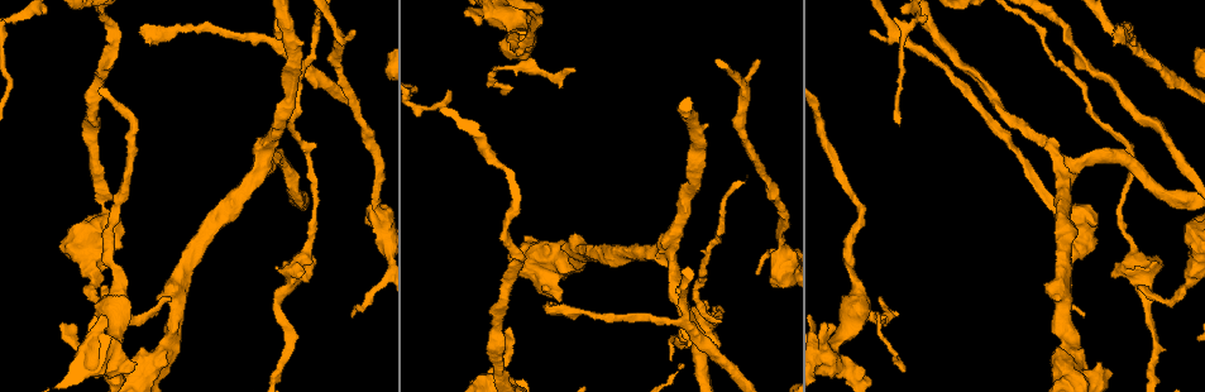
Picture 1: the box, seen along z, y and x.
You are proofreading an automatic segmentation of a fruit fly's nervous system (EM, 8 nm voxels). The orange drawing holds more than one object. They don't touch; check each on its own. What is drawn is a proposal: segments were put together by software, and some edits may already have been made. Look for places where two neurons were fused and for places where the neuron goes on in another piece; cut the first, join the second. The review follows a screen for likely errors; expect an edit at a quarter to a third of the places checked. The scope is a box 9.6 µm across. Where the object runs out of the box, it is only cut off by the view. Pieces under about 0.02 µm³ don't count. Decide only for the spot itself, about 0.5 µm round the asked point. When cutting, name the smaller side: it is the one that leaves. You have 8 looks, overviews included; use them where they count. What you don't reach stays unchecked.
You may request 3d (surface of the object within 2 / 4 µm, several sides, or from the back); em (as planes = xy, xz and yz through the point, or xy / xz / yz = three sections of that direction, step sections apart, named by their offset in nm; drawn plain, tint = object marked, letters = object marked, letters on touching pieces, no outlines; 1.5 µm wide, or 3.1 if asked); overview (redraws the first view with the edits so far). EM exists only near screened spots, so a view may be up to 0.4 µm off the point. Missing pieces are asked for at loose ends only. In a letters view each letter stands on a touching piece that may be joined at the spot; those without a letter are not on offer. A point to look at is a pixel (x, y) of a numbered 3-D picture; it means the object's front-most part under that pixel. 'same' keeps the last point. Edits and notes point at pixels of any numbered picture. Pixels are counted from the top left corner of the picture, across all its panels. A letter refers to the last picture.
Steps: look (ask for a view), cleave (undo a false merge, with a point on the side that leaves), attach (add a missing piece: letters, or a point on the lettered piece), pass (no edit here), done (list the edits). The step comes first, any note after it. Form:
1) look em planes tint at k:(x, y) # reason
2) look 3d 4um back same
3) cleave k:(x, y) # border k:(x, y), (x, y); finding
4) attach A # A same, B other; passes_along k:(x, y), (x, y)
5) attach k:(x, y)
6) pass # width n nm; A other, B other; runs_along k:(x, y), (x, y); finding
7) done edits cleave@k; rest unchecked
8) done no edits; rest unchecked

look em planes letters at 1:(299, 277) # an open end

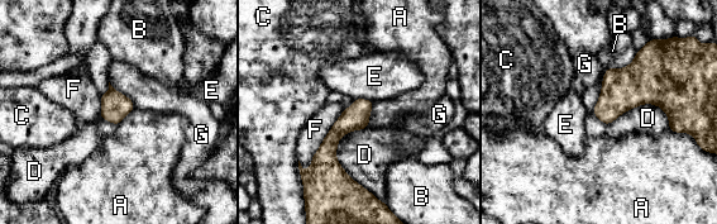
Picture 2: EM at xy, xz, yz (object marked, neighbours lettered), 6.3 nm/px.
pass # A other, B other, C other, D other, E other, F other, G other; runs_along 2:(362, 101), (330, 141), (330, 166), (357, 189); no lettered piece goes on from it

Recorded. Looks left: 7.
look 3d 2um at 1:(1138, 287) # tapers out

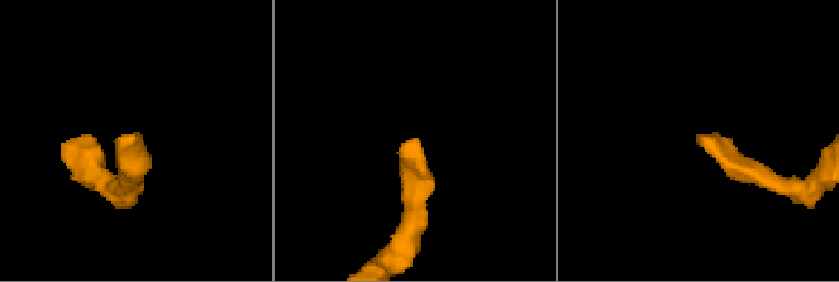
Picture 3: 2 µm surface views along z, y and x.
look em xz step 4 letters at 3:(409, 141) # shape alone is not enough

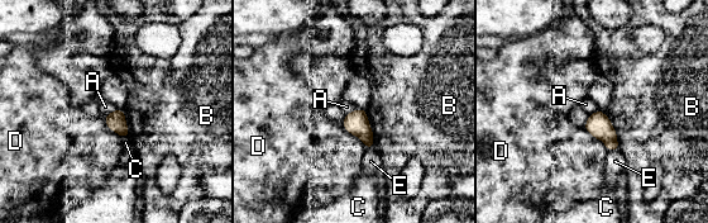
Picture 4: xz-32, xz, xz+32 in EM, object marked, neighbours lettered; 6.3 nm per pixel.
look em planes letters same # another direction

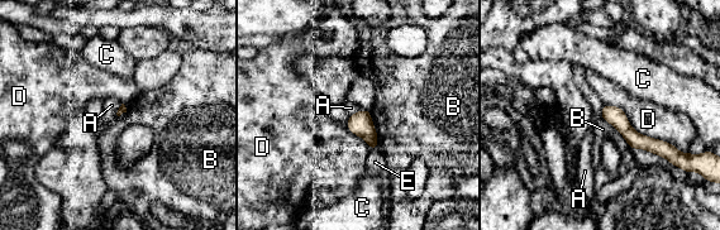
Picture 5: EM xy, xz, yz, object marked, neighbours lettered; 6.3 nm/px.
pass # A other, B other, C other, D other, E other; border 5:(604, 105), (601, 118); no lettered piece goes on from it

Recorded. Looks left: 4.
look em xy step 8 letters at 1:(61, 324) # free end

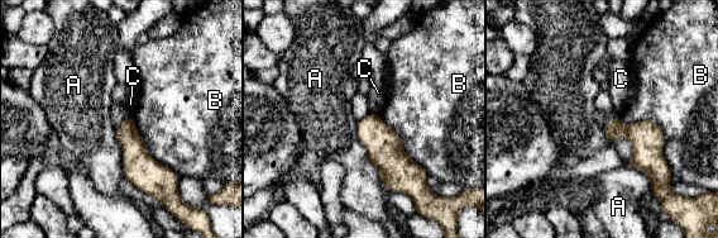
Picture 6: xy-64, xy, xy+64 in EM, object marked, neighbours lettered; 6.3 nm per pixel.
look em planes letters same

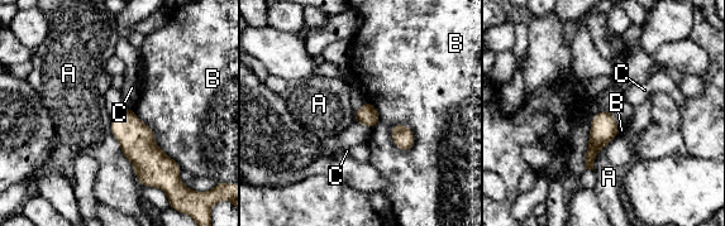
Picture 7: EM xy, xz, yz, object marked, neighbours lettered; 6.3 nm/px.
pass # A other, B other, C other; border 7:(110, 115), (110, 131), (146, 186); no lettered piece goes on from it

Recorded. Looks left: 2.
done no edits; rest unchecked

